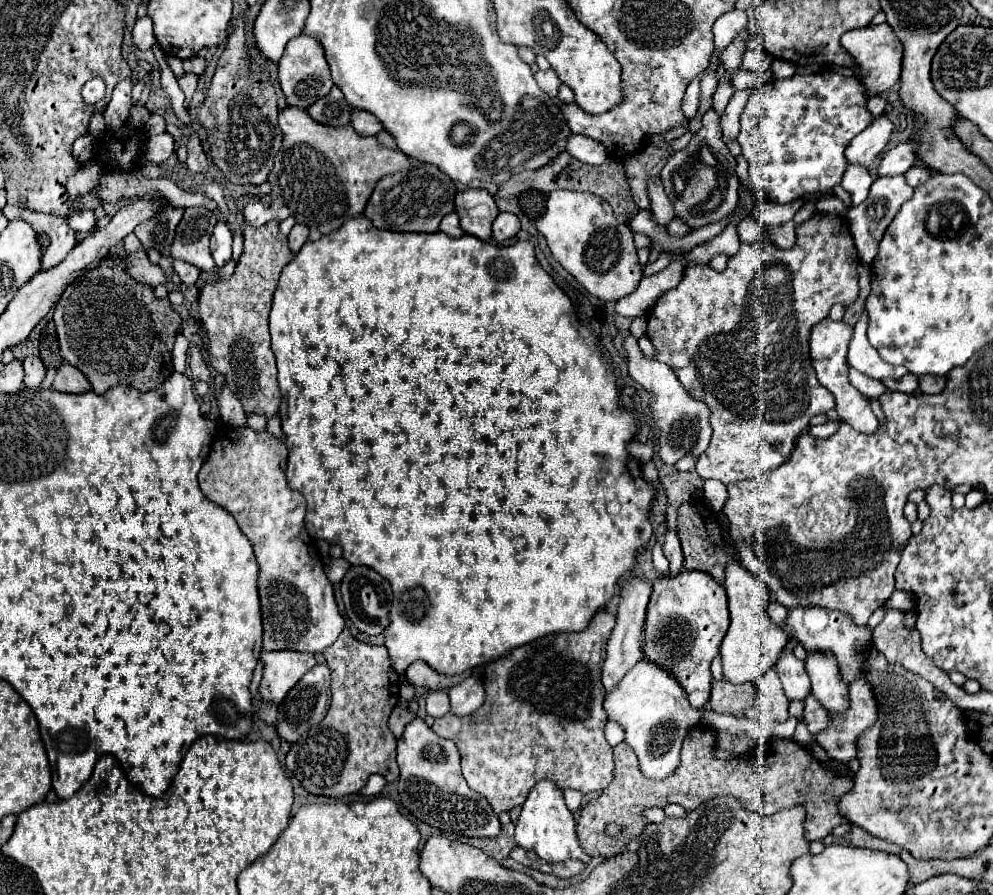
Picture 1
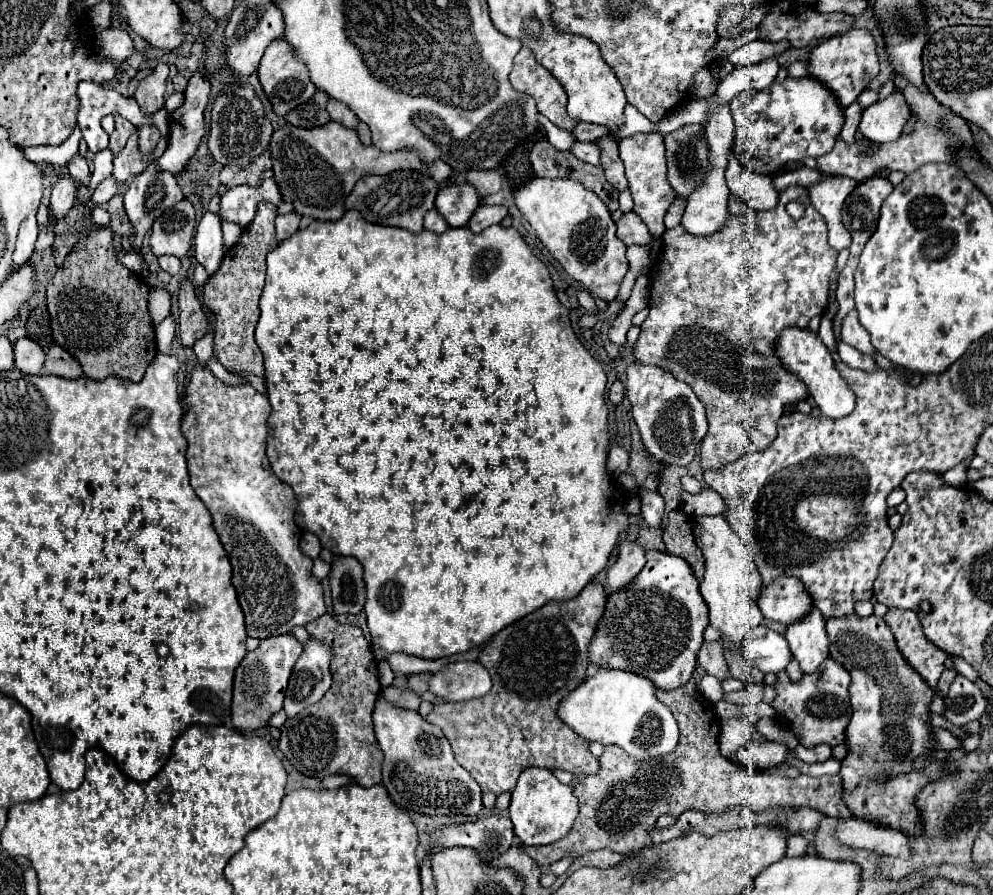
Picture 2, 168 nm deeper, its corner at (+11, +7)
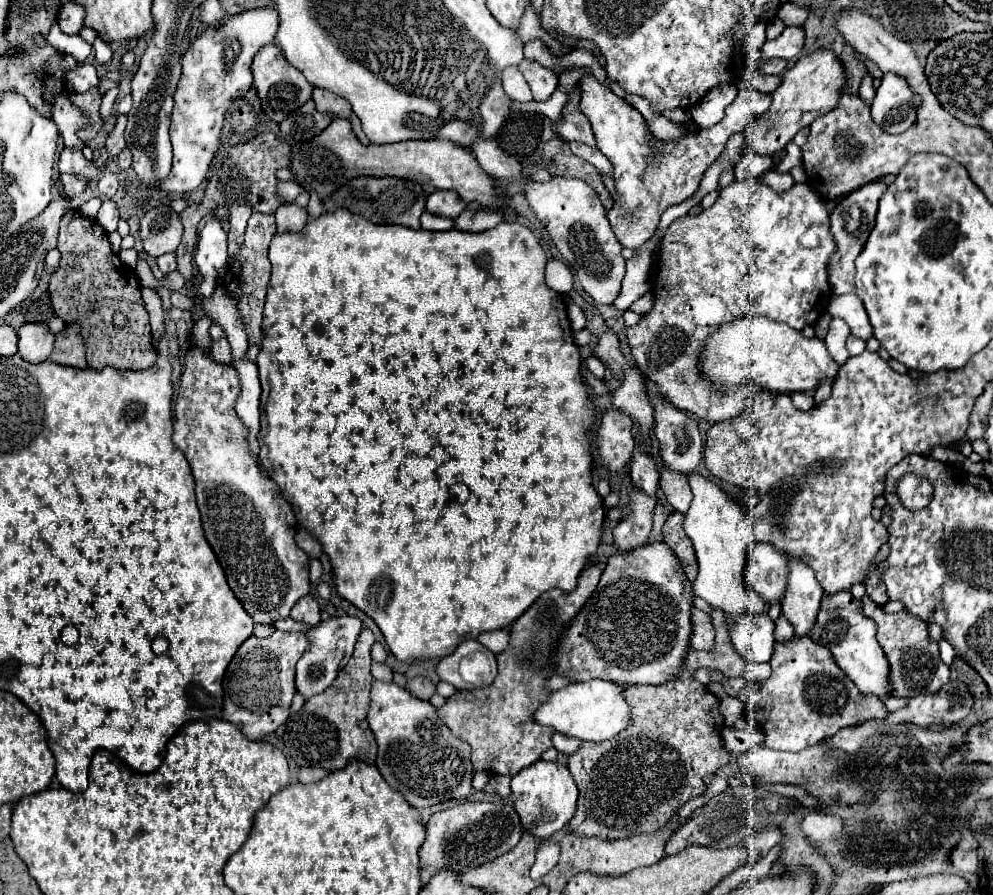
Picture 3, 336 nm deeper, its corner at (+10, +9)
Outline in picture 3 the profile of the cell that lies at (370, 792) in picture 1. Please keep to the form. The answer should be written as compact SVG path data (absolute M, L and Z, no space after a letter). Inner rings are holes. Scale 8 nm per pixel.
M299 768L299 782L303 784L311 784L317 780L323 780L329 772L323 768Z

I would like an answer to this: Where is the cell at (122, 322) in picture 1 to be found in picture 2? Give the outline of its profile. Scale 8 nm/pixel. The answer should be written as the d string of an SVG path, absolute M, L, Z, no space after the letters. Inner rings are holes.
M90 230L88 238L66 256L46 294L52 338L80 362L86 378L96 382L108 376L128 382L142 380L156 356L154 326L148 312L150 286L118 260L110 230Z

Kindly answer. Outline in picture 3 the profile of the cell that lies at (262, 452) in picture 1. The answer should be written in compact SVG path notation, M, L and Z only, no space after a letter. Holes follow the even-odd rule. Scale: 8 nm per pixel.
M197 346L189 348L187 354L185 354L185 370L181 374L181 382L179 382L179 392L175 396L175 406L173 406L173 412L175 412L175 422L173 422L173 444L185 454L189 466L191 466L191 472L193 472L193 478L195 478L195 496L197 496L197 506L199 506L199 512L201 512L201 524L203 524L203 532L205 532L205 538L209 542L209 546L213 548L221 568L225 570L225 576L227 576L227 582L231 586L231 590L235 592L235 596L239 598L239 602L243 604L243 608L247 610L247 614L253 618L253 622L257 624L273 624L277 622L279 618L287 618L293 604L301 598L301 596L307 596L309 594L309 558L307 554L295 544L293 536L297 532L297 520L293 516L293 510L289 506L289 502L283 500L283 496L279 494L277 490L277 484L267 478L261 468L255 464L255 460L251 458L249 454L249 448L247 448L247 428L243 428L237 412L235 412L235 396L239 394L239 378L235 376L235 370L231 366L225 366L225 364L217 364L213 362L211 358L205 356L205 352Z

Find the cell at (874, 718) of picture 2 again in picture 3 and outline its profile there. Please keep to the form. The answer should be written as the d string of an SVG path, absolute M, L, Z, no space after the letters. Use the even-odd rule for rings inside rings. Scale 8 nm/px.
M845 590L835 594L823 594L821 608L809 636L817 644L823 644L829 648L837 666L859 686L861 692L877 694L883 700L883 698L889 698L889 684L885 680L887 658L883 656L883 650L879 648L879 642L875 638L875 622L871 622L861 608L863 608L861 600L855 600Z

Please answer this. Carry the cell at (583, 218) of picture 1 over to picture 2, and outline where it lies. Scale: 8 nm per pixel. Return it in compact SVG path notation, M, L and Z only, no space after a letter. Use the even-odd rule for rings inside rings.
M534 178L514 194L516 206L536 236L562 264L570 278L582 284L594 298L612 302L626 276L626 244L616 236L616 224L604 202L570 178Z

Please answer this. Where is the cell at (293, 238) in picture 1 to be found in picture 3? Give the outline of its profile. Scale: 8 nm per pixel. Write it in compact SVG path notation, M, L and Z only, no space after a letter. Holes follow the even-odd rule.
M281 204L275 210L277 232L301 232L307 224L307 210L299 208L297 204Z

